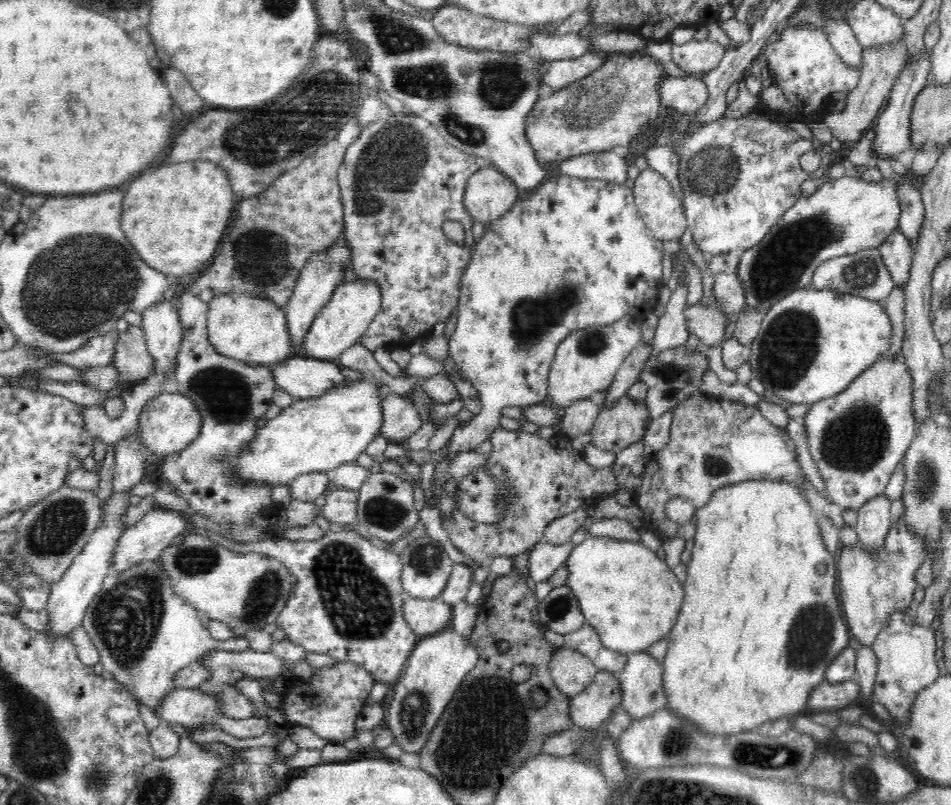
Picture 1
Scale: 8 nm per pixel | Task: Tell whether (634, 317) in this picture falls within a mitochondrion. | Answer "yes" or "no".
no

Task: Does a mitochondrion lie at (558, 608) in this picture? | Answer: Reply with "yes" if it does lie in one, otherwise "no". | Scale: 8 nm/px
yes

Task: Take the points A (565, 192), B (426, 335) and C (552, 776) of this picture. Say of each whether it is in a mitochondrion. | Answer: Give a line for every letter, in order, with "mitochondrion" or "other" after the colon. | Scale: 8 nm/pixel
A: other
B: other
C: other

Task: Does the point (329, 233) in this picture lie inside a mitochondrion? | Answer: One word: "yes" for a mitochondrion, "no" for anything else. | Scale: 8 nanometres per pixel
no

